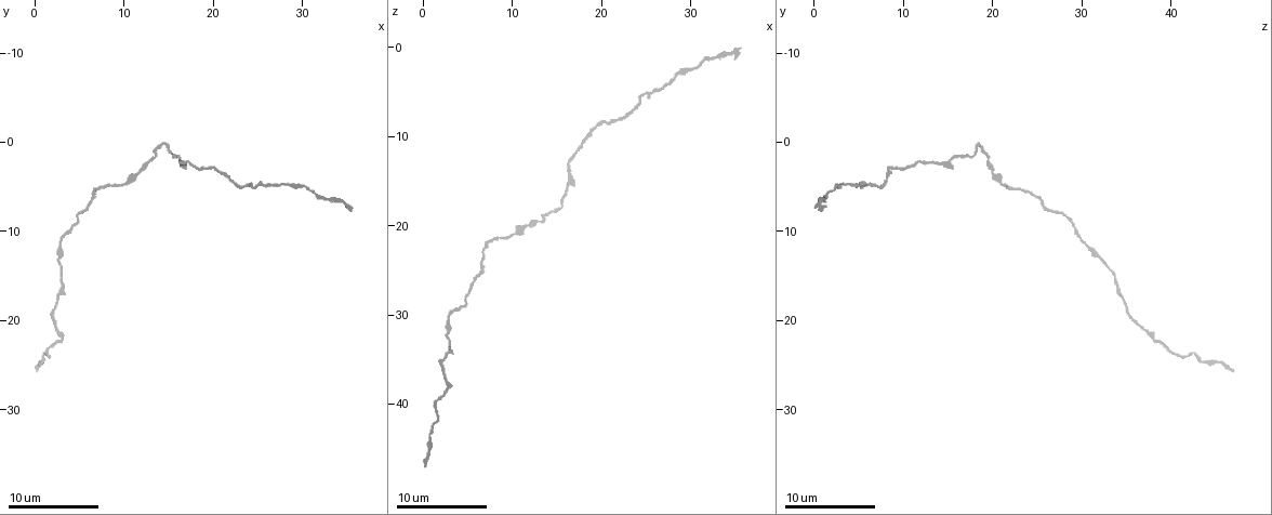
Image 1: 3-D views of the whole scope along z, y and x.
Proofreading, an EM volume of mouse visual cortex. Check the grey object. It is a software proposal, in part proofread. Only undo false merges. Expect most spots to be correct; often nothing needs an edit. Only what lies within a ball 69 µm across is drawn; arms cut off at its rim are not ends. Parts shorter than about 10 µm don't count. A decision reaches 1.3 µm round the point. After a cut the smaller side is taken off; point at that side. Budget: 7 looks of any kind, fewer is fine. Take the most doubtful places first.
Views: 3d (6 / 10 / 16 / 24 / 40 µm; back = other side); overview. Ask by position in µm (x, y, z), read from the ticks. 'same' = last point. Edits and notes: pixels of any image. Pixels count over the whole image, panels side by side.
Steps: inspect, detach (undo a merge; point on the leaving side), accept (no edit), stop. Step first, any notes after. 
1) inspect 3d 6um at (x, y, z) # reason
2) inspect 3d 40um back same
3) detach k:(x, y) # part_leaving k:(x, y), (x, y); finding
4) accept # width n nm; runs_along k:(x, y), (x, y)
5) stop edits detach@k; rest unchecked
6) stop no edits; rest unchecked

inspect 3d 10um at (14.6, 0.2, 18.4) # calibre changes

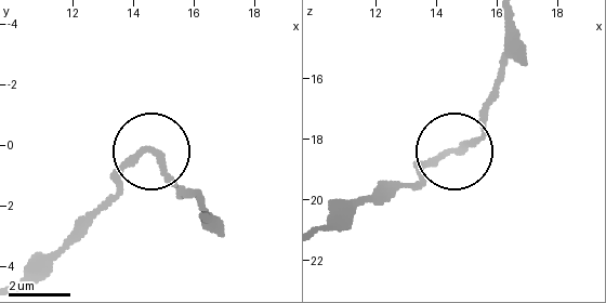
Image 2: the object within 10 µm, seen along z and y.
accept # one neuron here

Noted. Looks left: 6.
inspect 3d 16um at (16.6, 2.0, 13.2) # thick turns thin

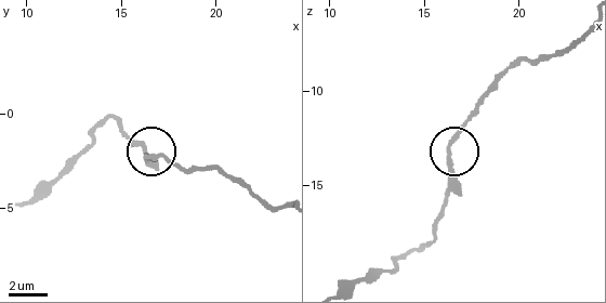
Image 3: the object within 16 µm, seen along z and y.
inspect 3d 6um at (16.3, 2.3, 13.3) # closer look

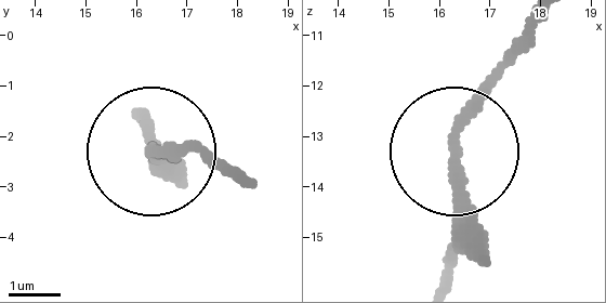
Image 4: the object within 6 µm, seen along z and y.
accept # runs_along 4:(442, 281), (458, 216), (458, 126), (518, 40); all the same neuron

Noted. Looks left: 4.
inspect 3d 6um at (3.0, 15.6, 34.0) # calibre changes

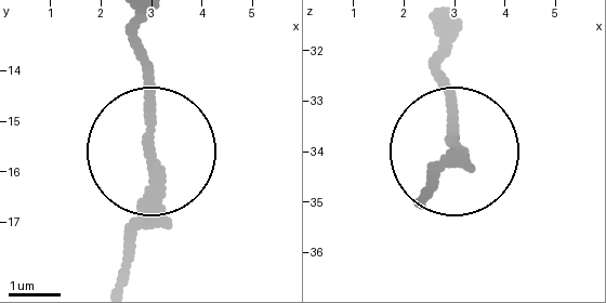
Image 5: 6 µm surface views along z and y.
accept # runs_along 5:(142, 29), (155, 197), (129, 249), (129, 284); one neuron here

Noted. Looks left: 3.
inspect 3d 6um at (11.8, 3.2, 20.0) # thick turns thin

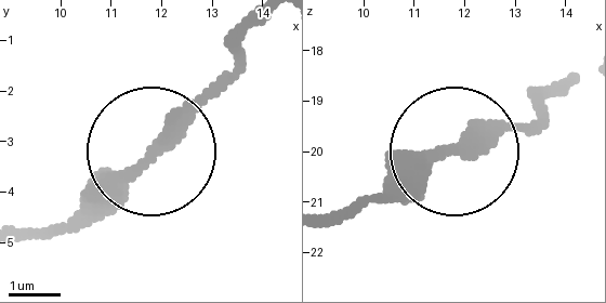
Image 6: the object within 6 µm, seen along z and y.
inspect 3d 6um back at (11.90, 3.15, 19.95) # from behind

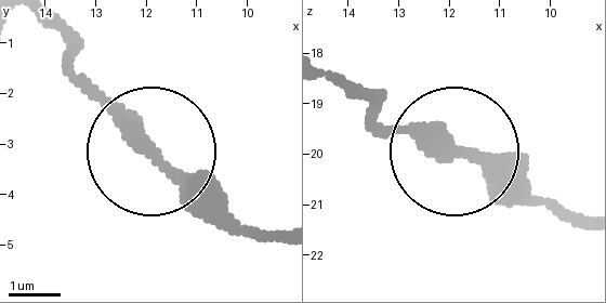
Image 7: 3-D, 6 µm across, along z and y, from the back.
accept # runs_along 7:(244, 227), (71, 67); one neuron here

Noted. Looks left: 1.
stop no edits; rest unchecked

